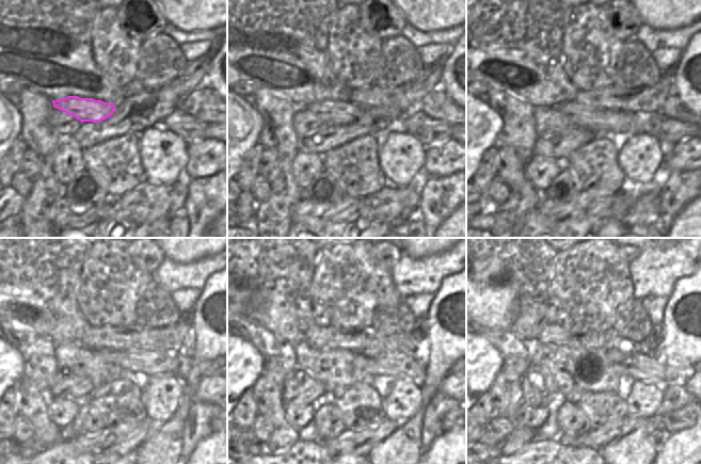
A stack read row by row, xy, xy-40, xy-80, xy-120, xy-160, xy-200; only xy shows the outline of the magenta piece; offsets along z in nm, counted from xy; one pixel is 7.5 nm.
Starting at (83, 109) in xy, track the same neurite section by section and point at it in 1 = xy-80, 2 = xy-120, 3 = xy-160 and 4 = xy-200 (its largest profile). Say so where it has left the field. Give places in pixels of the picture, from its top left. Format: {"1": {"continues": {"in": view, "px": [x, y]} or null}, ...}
{"1": {"continues": {"in": "xy-80", "px": [595, 120]}}, "2": {"continues": {"in": "xy-120", "px": [150, 363]}}, "3": {"continues": {"in": "xy-160", "px": [396, 365]}}, "4": {"continues": {"in": "xy-200", "px": [637, 365]}}}

